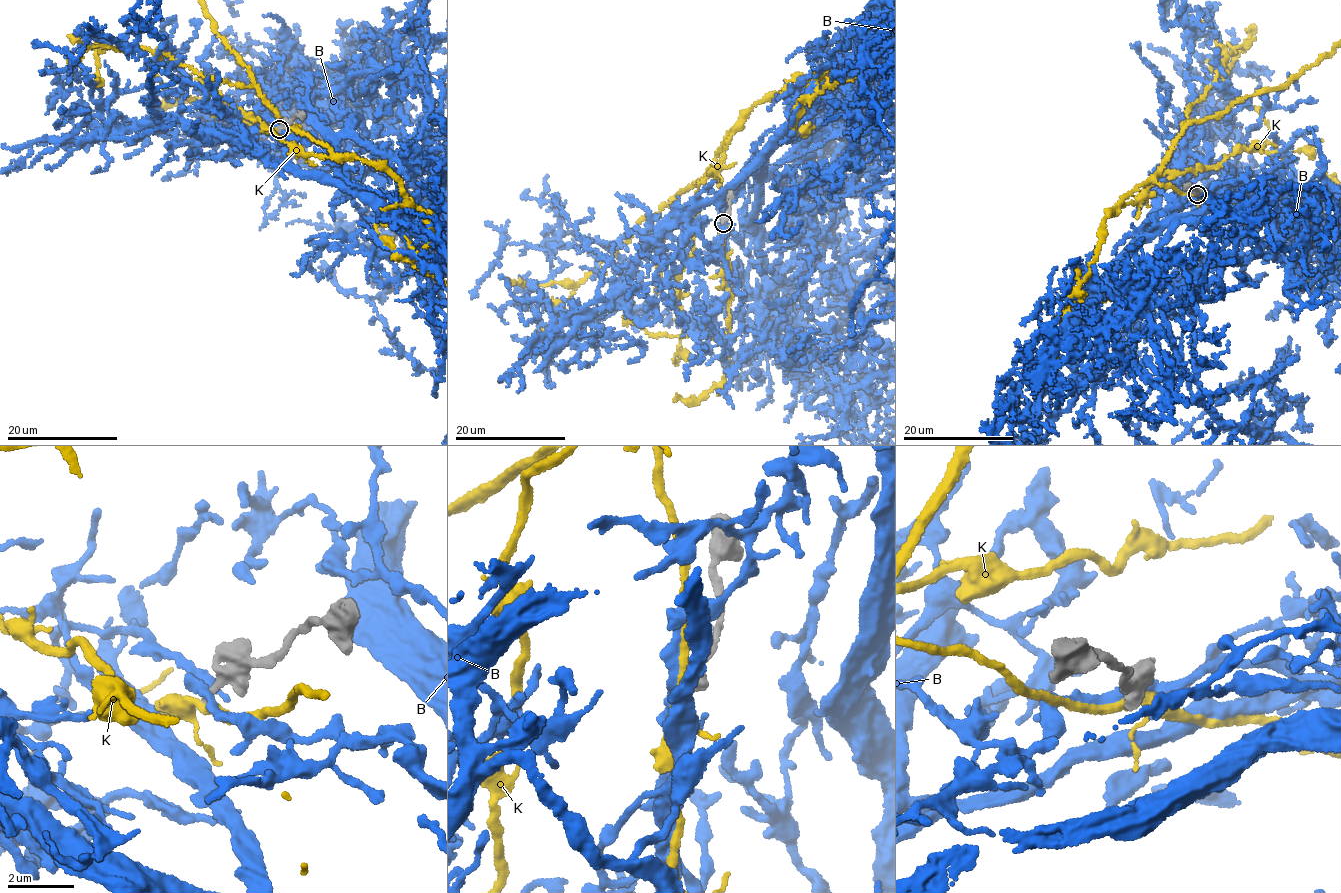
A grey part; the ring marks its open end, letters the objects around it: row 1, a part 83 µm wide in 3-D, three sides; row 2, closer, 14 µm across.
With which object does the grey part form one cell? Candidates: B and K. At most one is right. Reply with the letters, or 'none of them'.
none of them

